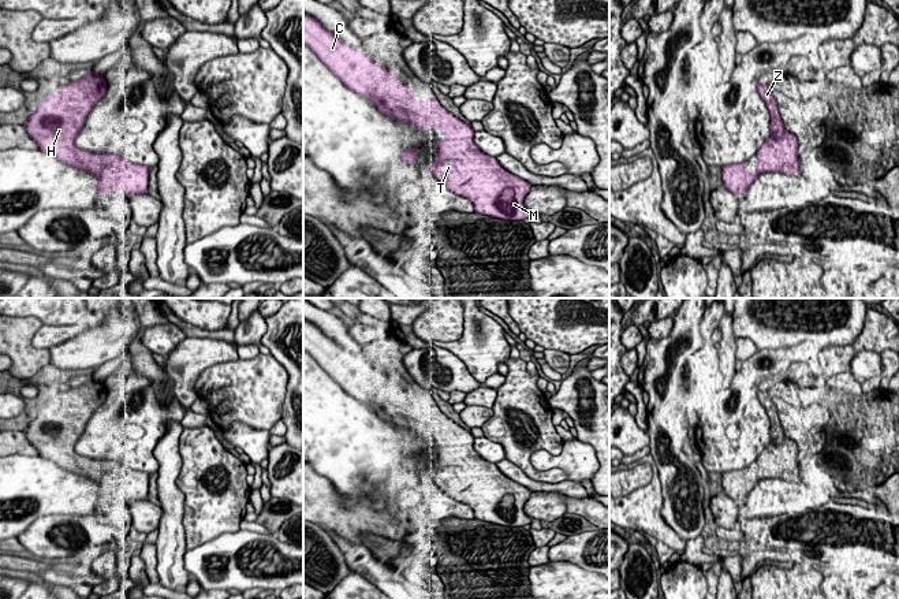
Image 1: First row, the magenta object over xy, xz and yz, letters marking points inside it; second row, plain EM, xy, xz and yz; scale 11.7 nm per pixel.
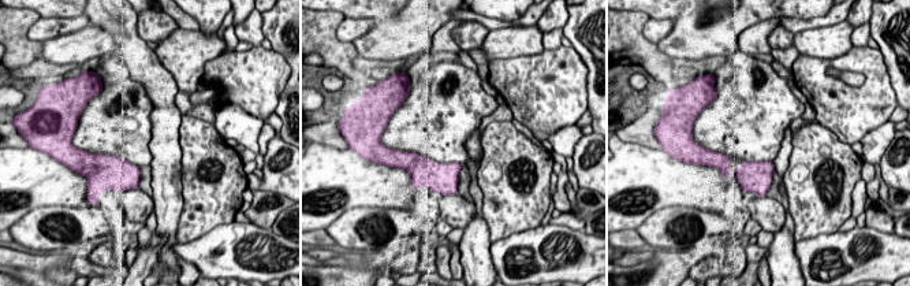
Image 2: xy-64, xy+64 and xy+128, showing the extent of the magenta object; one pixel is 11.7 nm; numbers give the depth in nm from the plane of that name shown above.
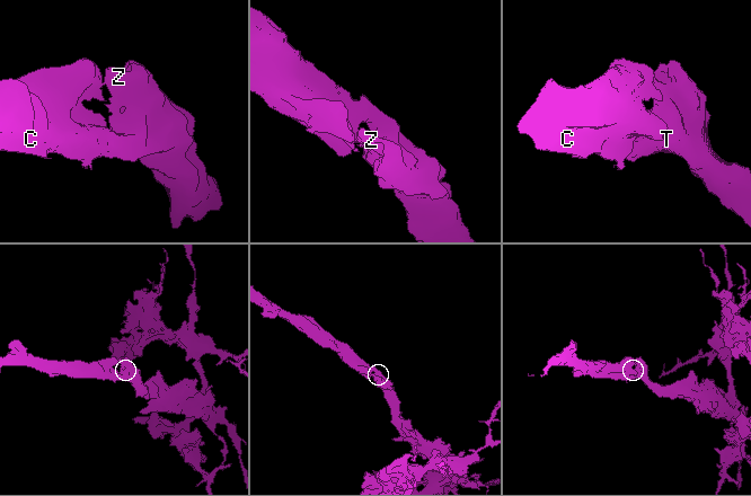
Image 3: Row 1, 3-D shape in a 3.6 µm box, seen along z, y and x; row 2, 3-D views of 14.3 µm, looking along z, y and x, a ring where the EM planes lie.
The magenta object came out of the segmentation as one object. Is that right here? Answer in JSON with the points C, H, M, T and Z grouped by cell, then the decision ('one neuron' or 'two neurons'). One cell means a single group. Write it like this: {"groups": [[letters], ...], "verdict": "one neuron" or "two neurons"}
{"groups": [["C", "H", "M", "T", "Z"]], "verdict": "one neuron"}

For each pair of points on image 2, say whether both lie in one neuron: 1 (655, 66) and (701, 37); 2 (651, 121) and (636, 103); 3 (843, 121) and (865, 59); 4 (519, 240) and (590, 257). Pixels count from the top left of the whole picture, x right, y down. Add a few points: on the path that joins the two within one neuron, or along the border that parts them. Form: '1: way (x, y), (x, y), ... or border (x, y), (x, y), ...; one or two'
1: border (656, 44), (667, 56); two
2: border (645, 111), (621, 127); two
3: way (858, 106), (871, 93), (871, 74); one
4: way (537, 252), (545, 262), (573, 264); one

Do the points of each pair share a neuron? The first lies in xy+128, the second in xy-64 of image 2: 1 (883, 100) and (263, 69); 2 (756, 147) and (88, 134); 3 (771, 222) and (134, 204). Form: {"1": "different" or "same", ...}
{"1": "same", "2": "same", "3": "same"}

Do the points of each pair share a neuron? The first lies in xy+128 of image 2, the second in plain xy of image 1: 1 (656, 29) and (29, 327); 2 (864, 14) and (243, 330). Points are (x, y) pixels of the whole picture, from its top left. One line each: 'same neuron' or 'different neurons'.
1: different neurons
2: same neuron

